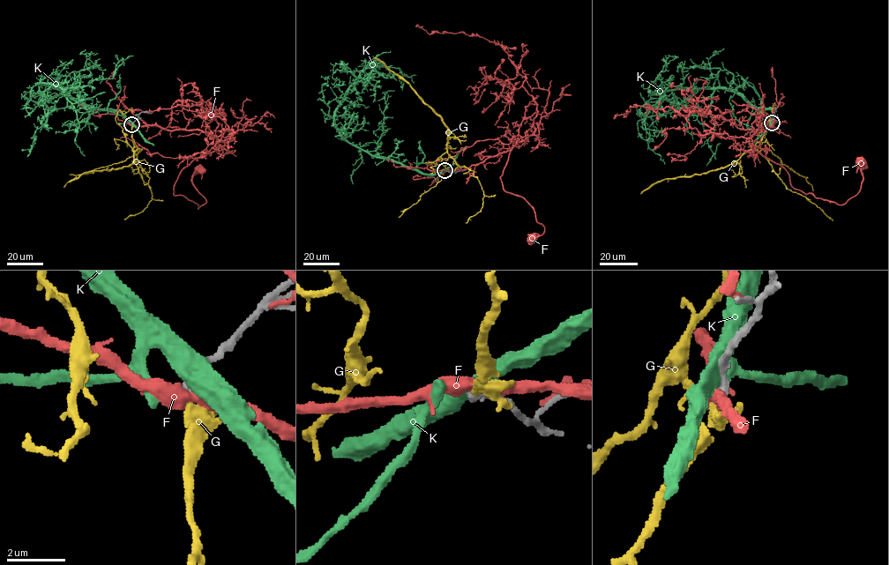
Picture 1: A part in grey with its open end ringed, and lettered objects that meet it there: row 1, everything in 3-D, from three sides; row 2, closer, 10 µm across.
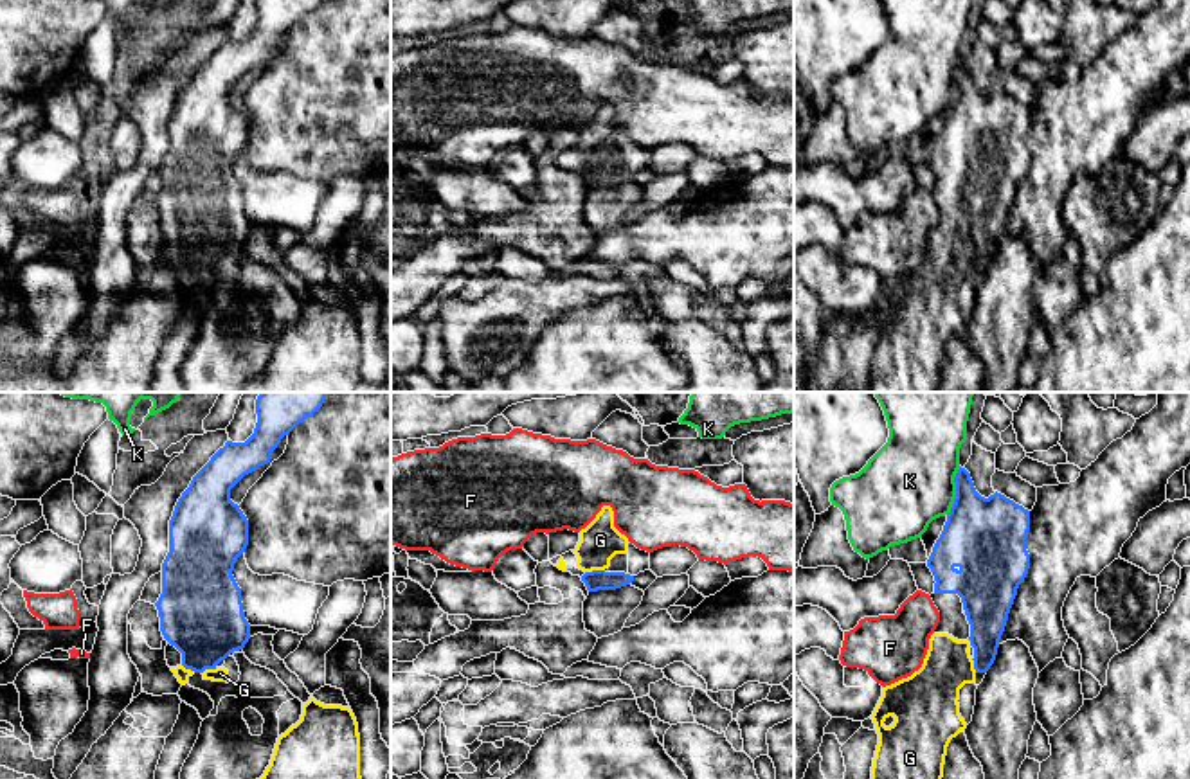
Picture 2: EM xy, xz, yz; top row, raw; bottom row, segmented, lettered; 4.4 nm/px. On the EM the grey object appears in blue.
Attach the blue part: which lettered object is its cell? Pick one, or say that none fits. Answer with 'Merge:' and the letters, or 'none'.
Merge: G

